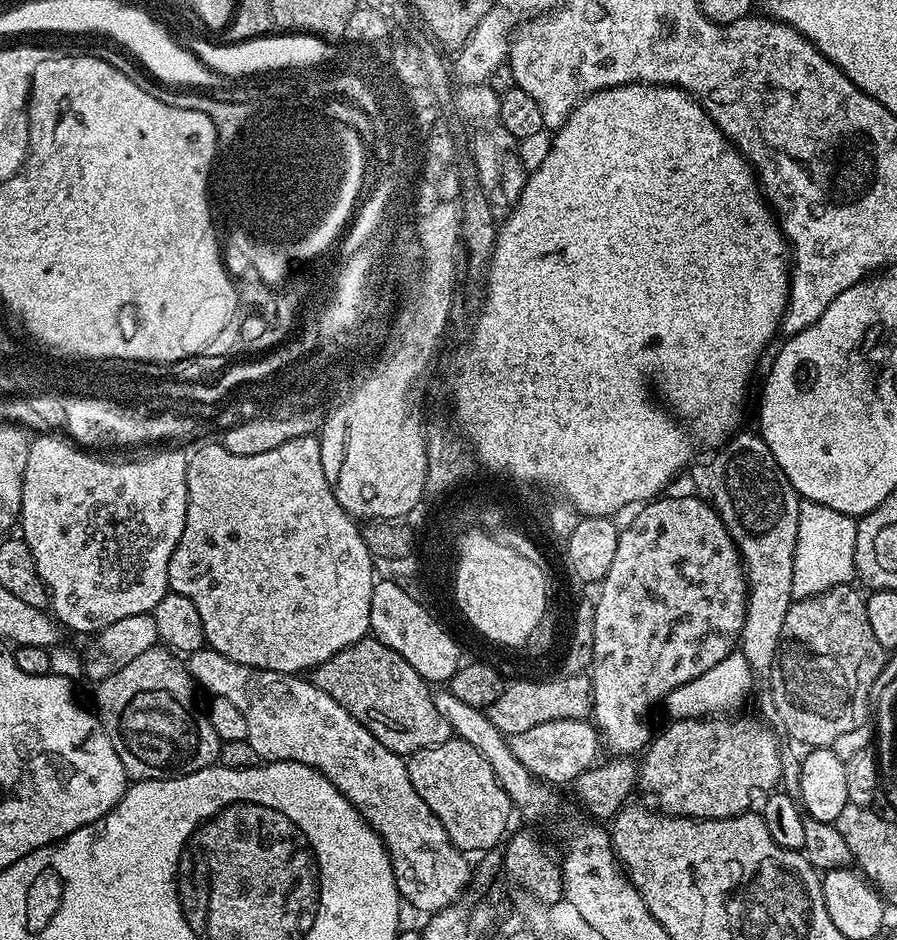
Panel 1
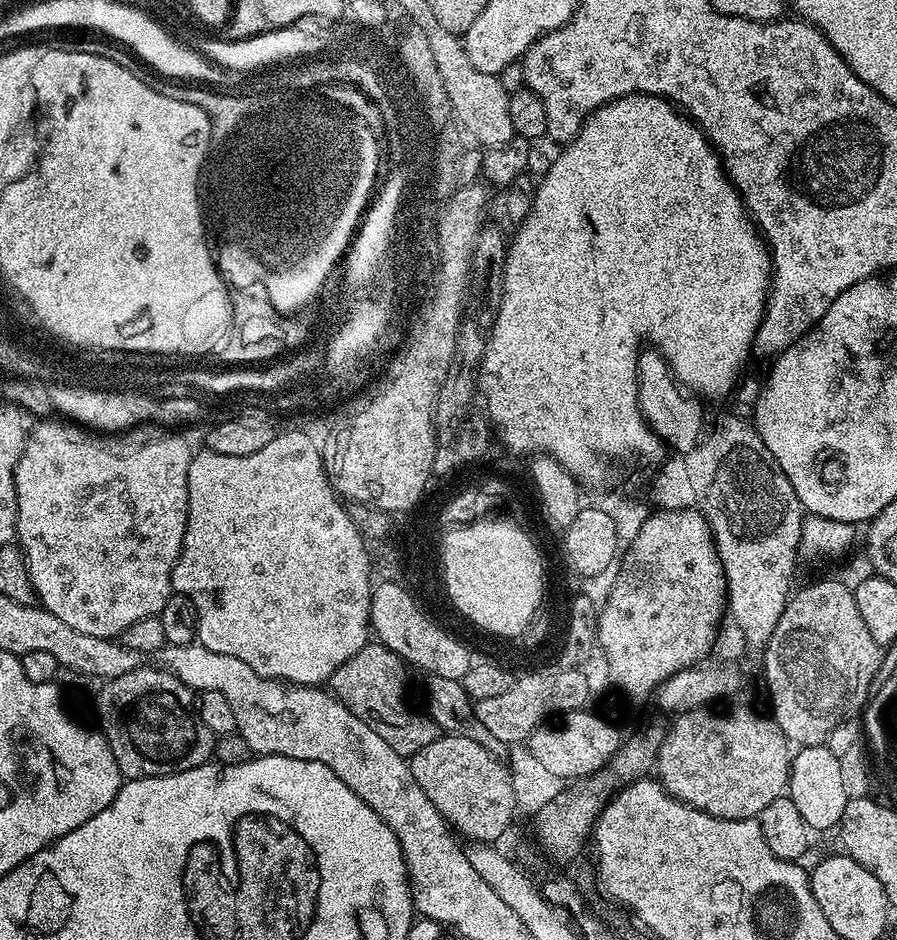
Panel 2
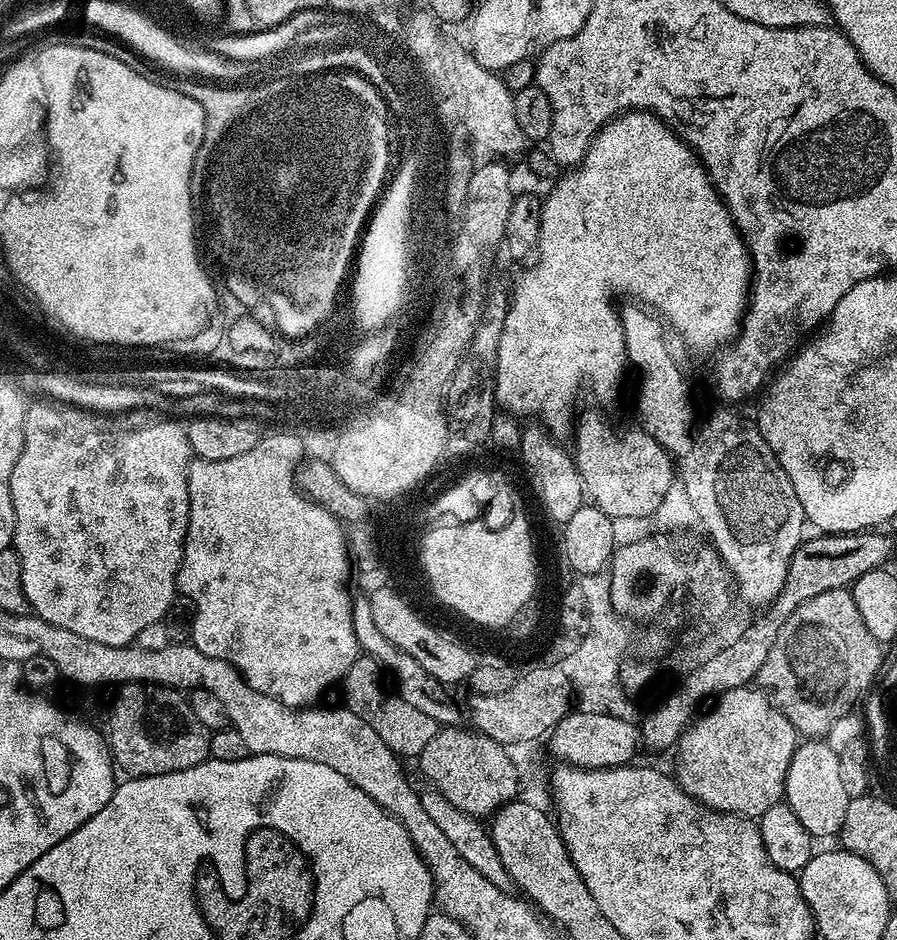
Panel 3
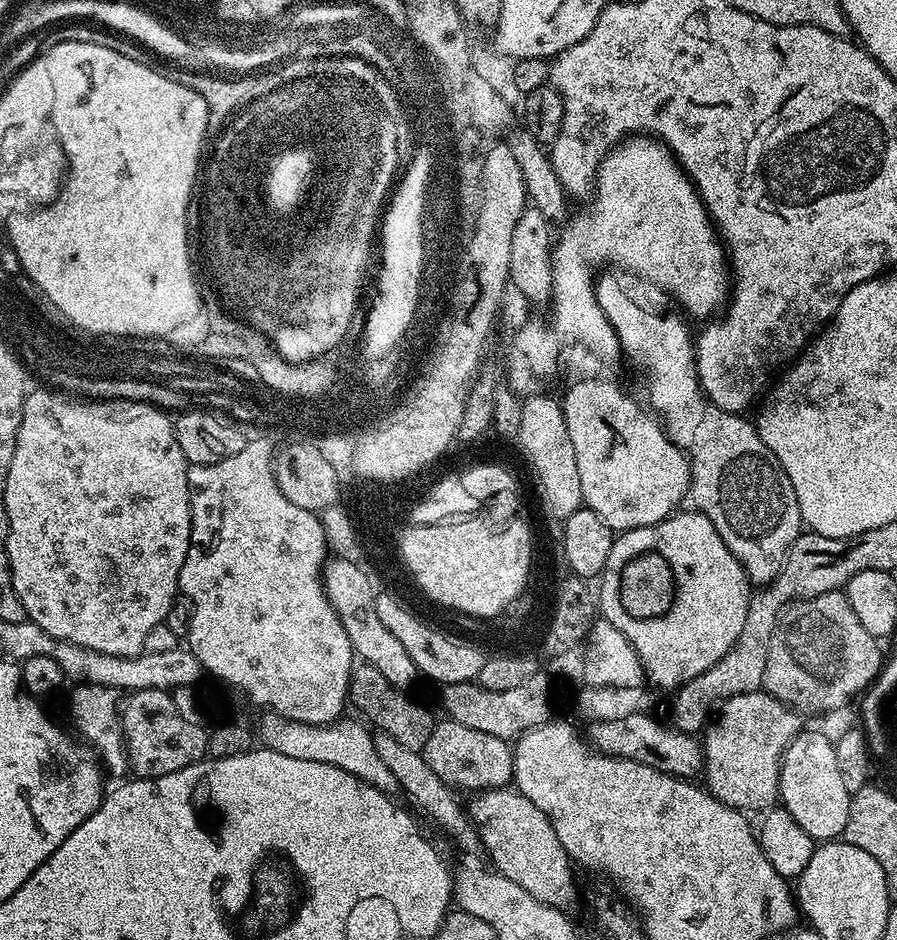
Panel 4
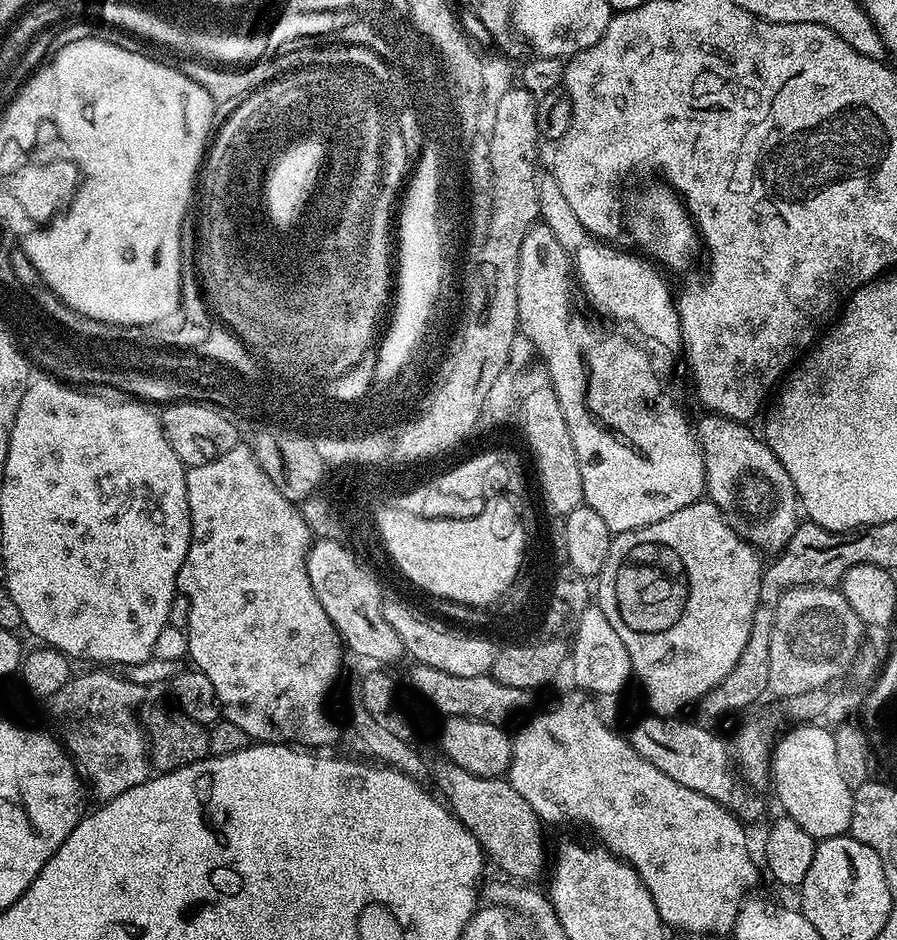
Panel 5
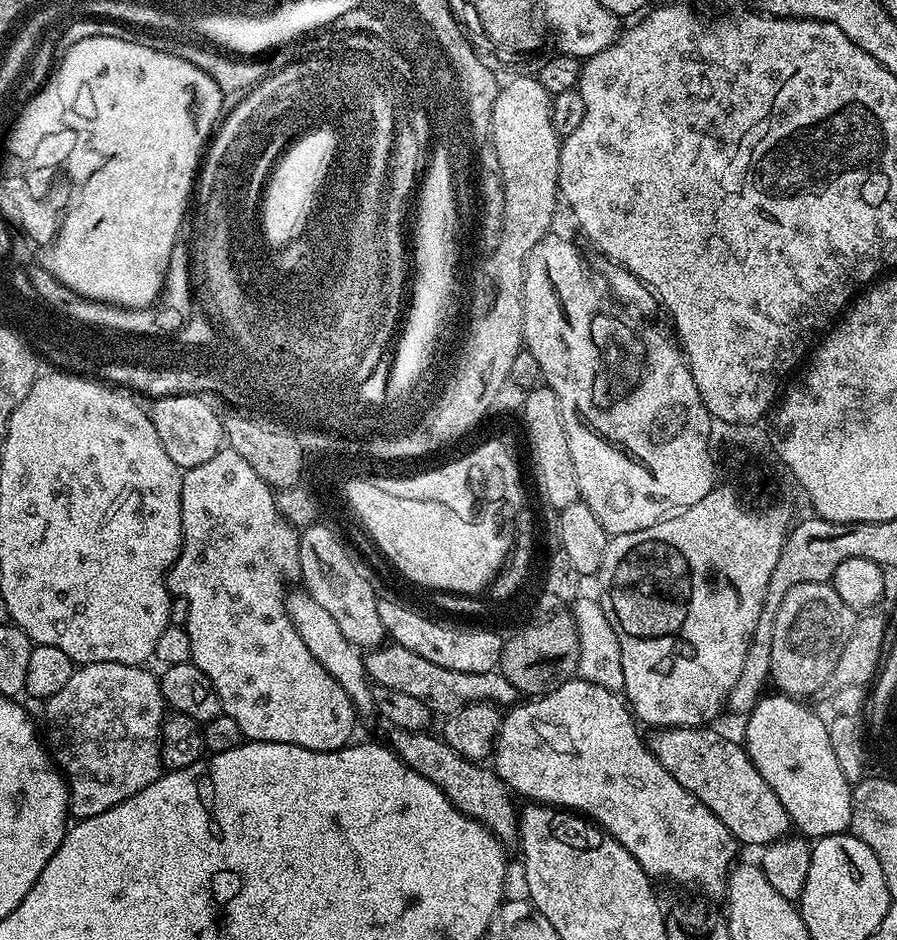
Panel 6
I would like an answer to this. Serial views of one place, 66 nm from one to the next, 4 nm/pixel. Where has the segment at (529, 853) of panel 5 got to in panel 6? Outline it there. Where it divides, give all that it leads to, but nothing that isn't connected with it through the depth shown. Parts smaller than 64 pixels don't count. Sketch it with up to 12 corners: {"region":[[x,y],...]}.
{"region":[[431,731],[388,747],[459,812],[517,843],[517,801],[491,767]]}

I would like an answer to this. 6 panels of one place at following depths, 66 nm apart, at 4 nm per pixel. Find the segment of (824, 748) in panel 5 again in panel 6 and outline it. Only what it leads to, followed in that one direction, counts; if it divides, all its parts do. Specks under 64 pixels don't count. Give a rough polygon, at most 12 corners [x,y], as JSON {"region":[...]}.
{"region":[[765,694],[743,743],[797,833],[848,832],[825,717]]}

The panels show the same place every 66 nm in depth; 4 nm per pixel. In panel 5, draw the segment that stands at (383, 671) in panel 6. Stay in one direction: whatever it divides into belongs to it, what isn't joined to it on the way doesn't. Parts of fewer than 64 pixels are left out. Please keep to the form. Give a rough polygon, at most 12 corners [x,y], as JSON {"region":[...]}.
{"region":[[413,663],[408,680],[441,717],[503,725],[532,704],[491,674],[462,678]]}

